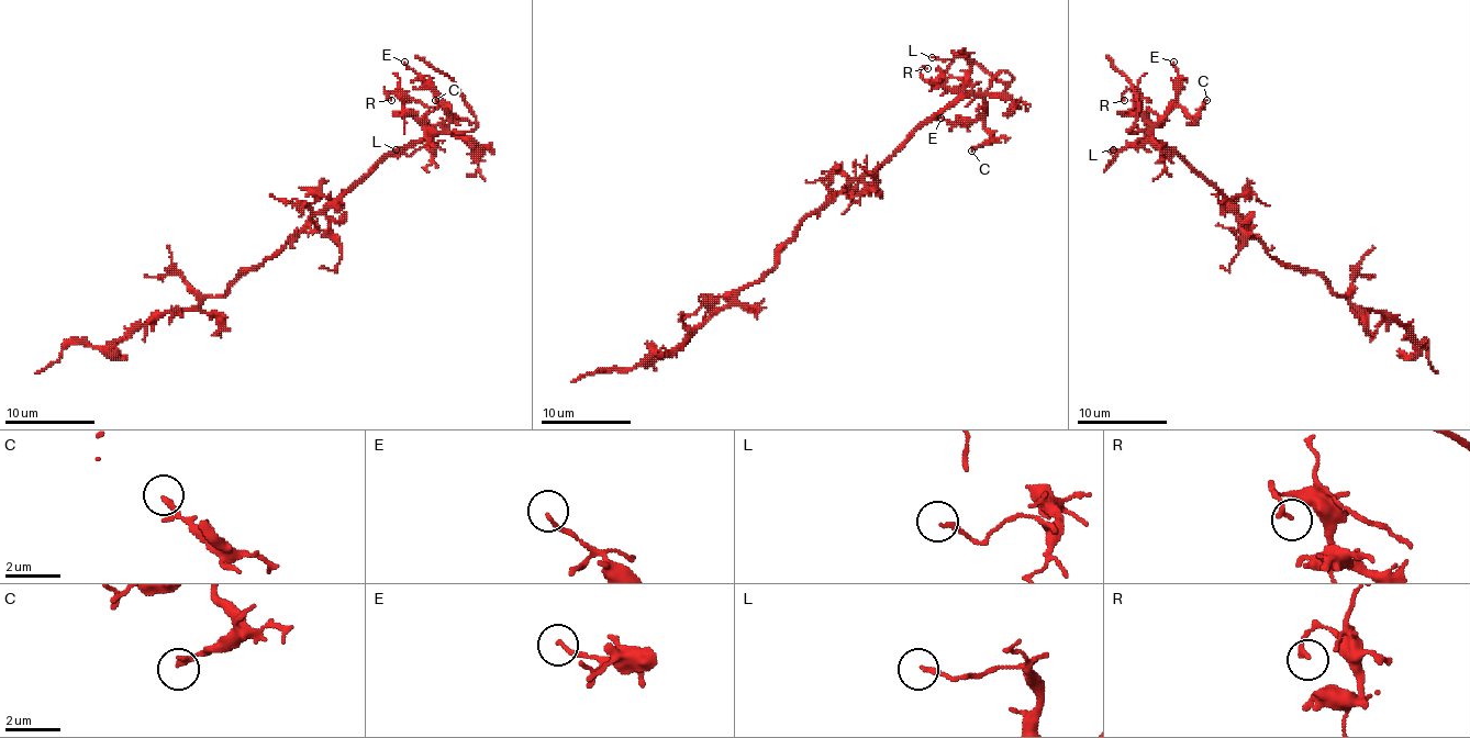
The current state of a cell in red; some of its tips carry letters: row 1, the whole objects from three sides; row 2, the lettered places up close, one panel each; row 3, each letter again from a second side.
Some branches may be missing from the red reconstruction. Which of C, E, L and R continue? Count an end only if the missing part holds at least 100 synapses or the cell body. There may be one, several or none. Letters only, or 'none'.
none

